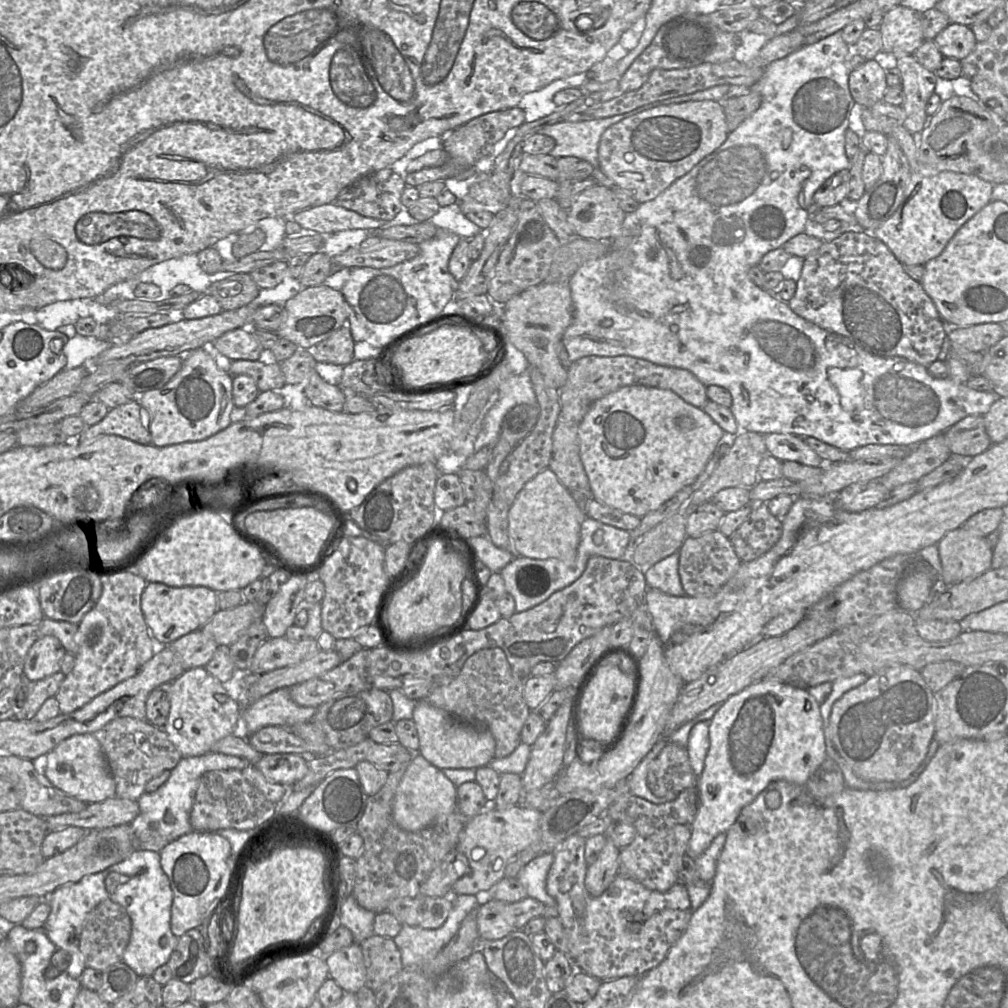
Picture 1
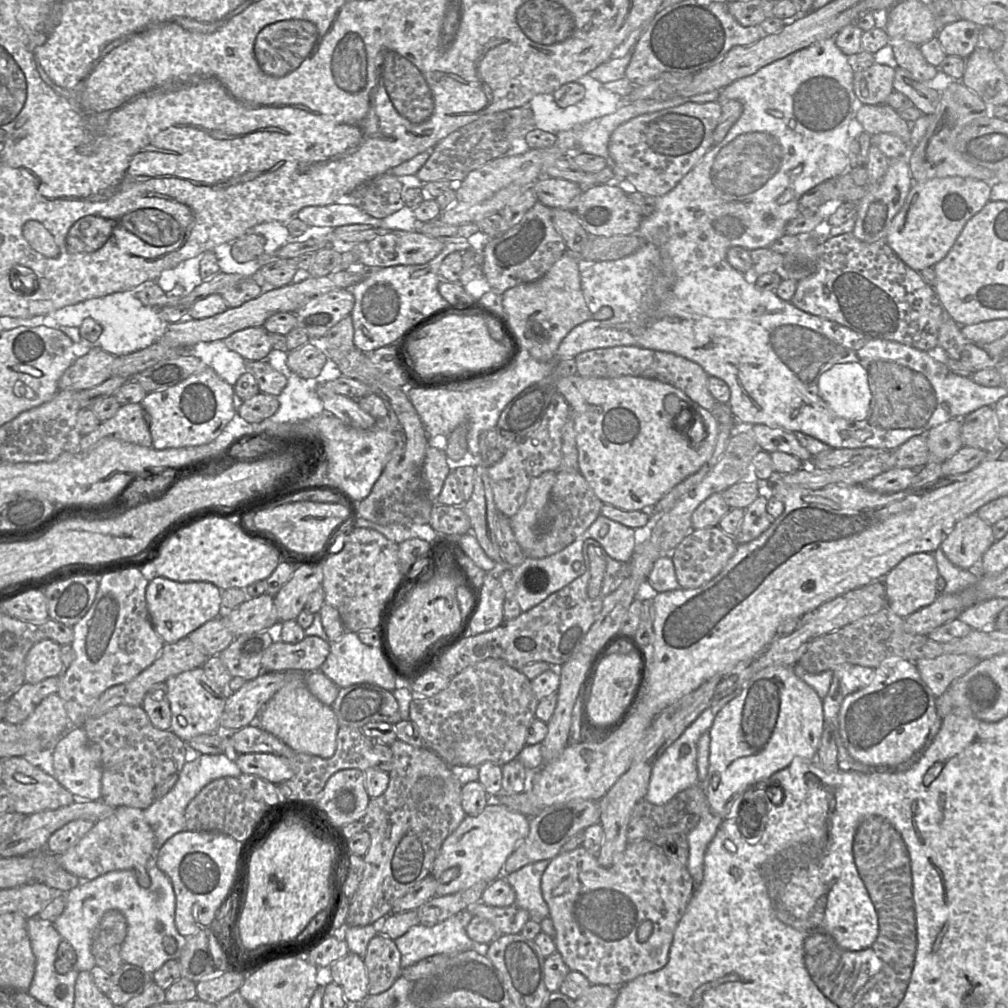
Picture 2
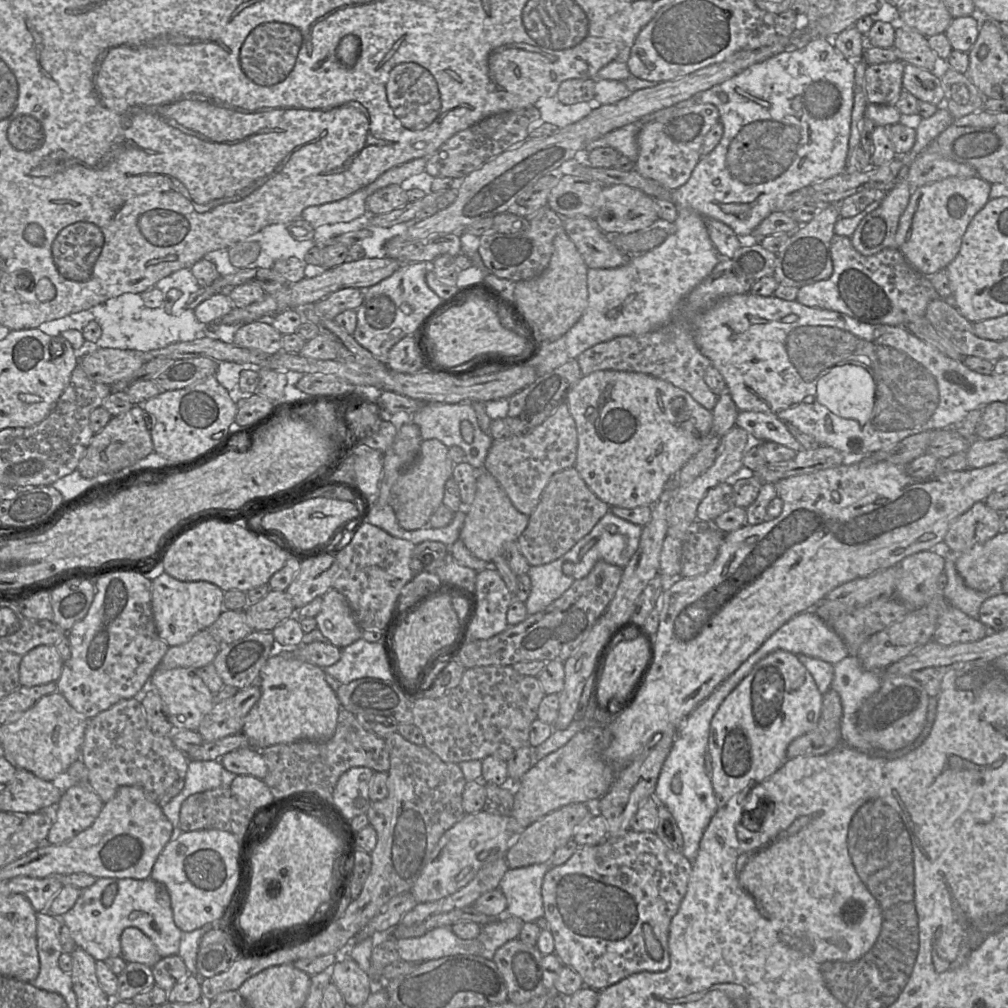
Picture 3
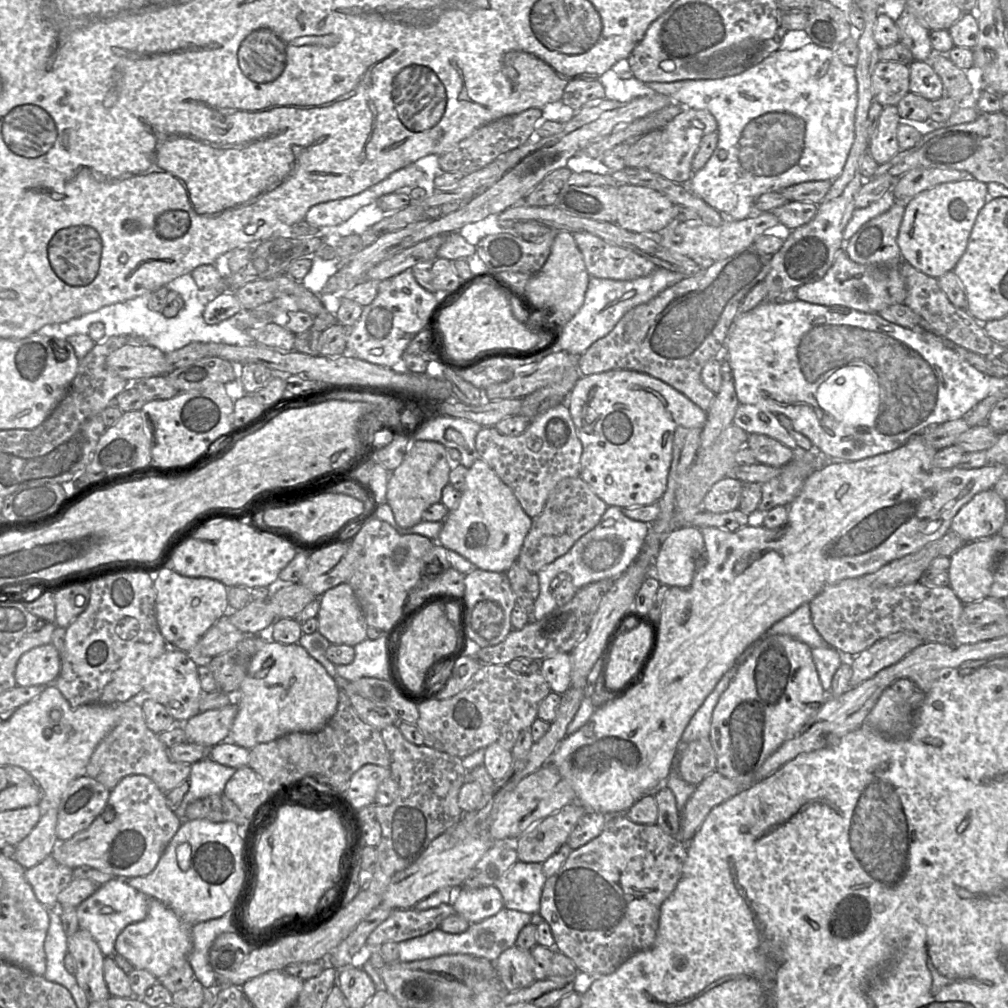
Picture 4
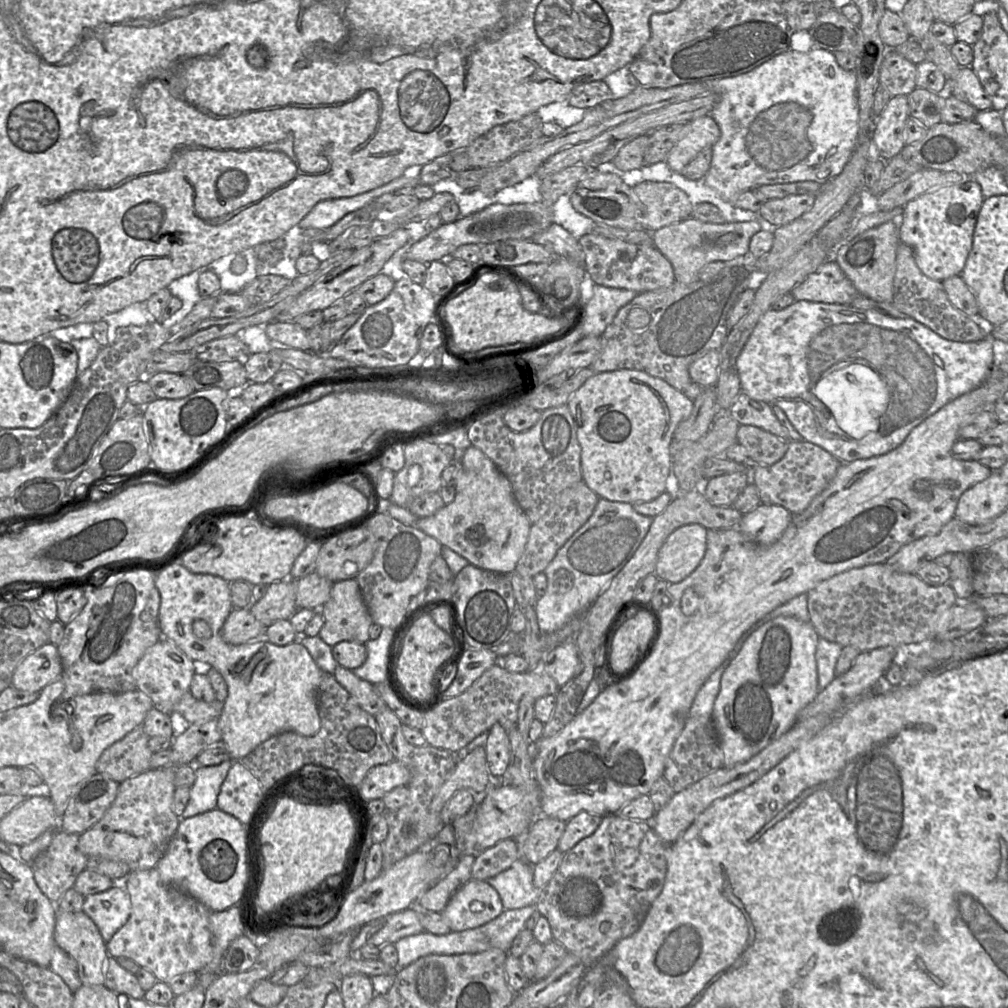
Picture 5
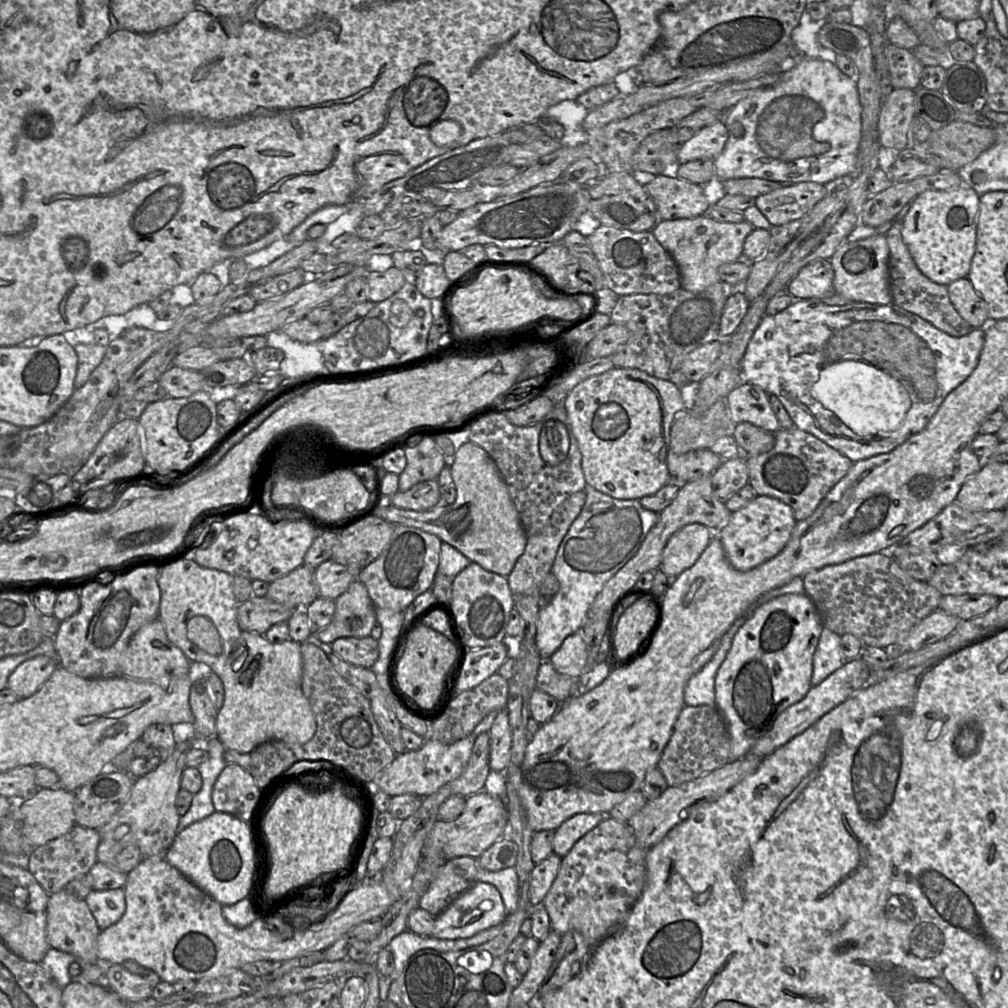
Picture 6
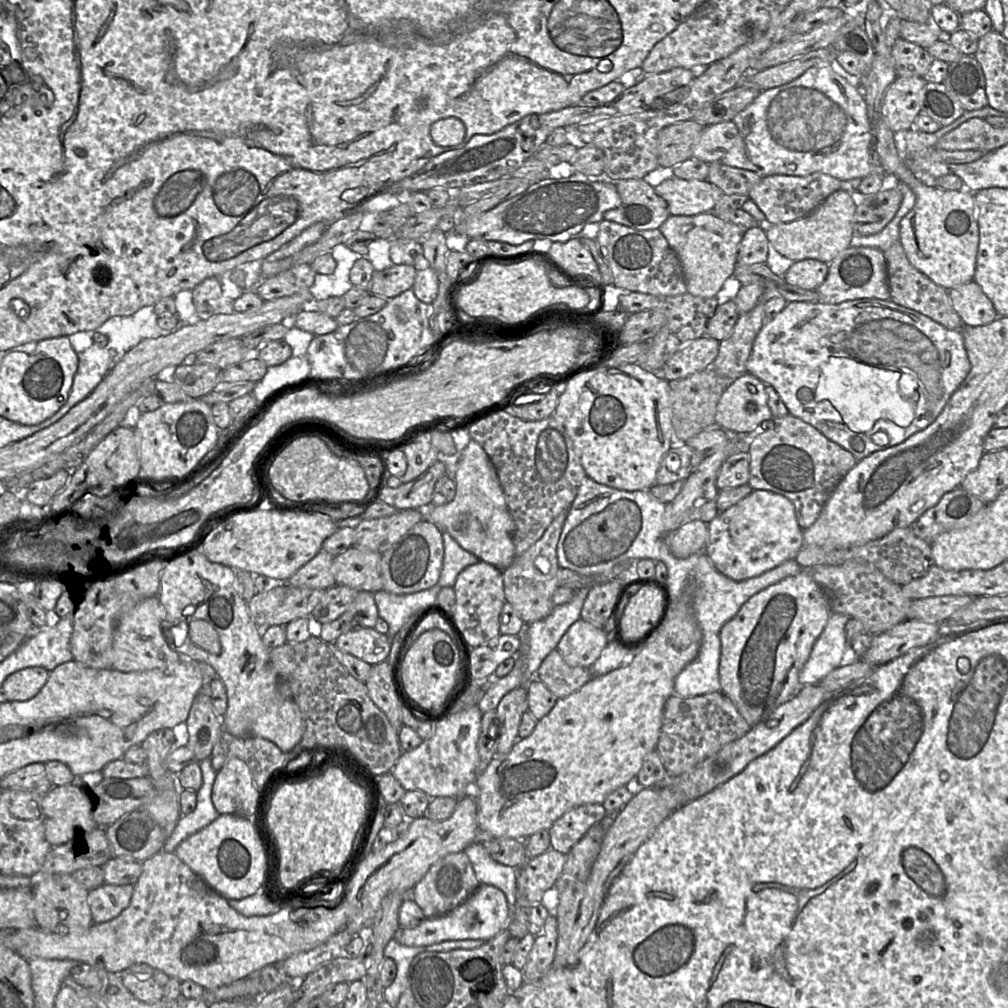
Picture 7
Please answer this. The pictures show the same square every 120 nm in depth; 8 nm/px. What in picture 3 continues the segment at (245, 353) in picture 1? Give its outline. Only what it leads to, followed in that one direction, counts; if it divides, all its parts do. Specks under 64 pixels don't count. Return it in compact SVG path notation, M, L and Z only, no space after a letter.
M253 321L239 327L233 344L271 355L282 351L282 334L266 322Z

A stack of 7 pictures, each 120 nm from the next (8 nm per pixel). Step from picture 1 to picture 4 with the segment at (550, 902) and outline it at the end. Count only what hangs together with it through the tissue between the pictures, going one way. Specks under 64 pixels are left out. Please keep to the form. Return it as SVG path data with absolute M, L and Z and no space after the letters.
M518 860L494 886L502 895L504 908L533 915L540 910L540 899L546 879L541 863Z

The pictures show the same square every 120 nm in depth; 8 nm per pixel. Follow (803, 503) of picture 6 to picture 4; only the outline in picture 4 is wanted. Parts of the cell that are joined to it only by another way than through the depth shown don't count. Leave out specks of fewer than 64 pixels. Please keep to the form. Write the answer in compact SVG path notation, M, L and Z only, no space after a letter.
M809 450L809 451L795 451L795 455L793 459L786 464L785 466L782 467L782 470L780 474L771 480L761 484L761 492L762 492L762 498L761 502L758 506L758 515L761 516L762 514L766 513L767 511L771 510L774 507L777 506L788 506L800 493L805 480L815 473L816 471L821 470L825 465L828 464L829 461L835 461L835 460L830 460L828 457L825 455L821 454L819 451L816 450Z

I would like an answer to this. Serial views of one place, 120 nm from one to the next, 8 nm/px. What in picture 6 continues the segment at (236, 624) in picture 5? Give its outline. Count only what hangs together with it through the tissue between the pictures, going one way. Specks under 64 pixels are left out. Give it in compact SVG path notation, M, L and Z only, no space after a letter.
M252 595L237 609L237 622L241 630L264 635L276 623L287 622L295 611L276 603L266 596Z

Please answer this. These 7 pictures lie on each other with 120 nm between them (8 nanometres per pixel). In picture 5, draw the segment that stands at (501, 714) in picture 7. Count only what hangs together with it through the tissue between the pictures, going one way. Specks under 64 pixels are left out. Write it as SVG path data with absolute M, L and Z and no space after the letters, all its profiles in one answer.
M499 723L488 731L485 750L488 771L493 776L503 776L510 760L510 741L508 733Z

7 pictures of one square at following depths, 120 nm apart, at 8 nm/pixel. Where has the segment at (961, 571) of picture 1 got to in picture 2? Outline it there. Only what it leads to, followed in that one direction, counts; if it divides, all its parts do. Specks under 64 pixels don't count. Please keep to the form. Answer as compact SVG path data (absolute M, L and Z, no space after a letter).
M973 513L955 524L940 548L957 567L977 570L983 554L995 541L992 525Z

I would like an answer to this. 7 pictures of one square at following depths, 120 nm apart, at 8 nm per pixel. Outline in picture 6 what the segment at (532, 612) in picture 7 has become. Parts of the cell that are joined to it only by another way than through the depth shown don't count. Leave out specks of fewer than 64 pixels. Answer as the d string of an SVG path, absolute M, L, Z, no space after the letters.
M585 490L571 494L554 510L541 533L528 536L523 554L518 558L513 570L507 576L508 584L513 596L530 595L540 599L542 596L541 586L547 575L551 573L560 543L573 521L580 514L585 504L586 497L587 494Z

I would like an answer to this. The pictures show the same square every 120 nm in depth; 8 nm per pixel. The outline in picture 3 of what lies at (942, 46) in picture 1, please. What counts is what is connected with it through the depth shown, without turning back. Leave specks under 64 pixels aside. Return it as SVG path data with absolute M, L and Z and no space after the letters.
M976 10L971 15L953 18L944 32L952 48L969 52L978 38L984 19L985 17Z

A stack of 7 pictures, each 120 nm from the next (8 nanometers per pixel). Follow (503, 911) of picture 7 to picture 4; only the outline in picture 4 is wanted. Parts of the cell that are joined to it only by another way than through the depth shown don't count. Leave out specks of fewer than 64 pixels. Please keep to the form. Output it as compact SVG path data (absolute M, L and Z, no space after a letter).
M494 885L472 890L460 887L451 904L456 914L470 924L494 916L504 907L502 895Z

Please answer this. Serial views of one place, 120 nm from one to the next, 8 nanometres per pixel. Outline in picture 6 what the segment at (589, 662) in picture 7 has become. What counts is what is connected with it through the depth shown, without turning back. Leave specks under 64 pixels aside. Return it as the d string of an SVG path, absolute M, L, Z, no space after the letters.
M582 631L566 637L561 646L550 657L551 663L559 673L572 678L578 678L582 674L587 659L587 644Z

